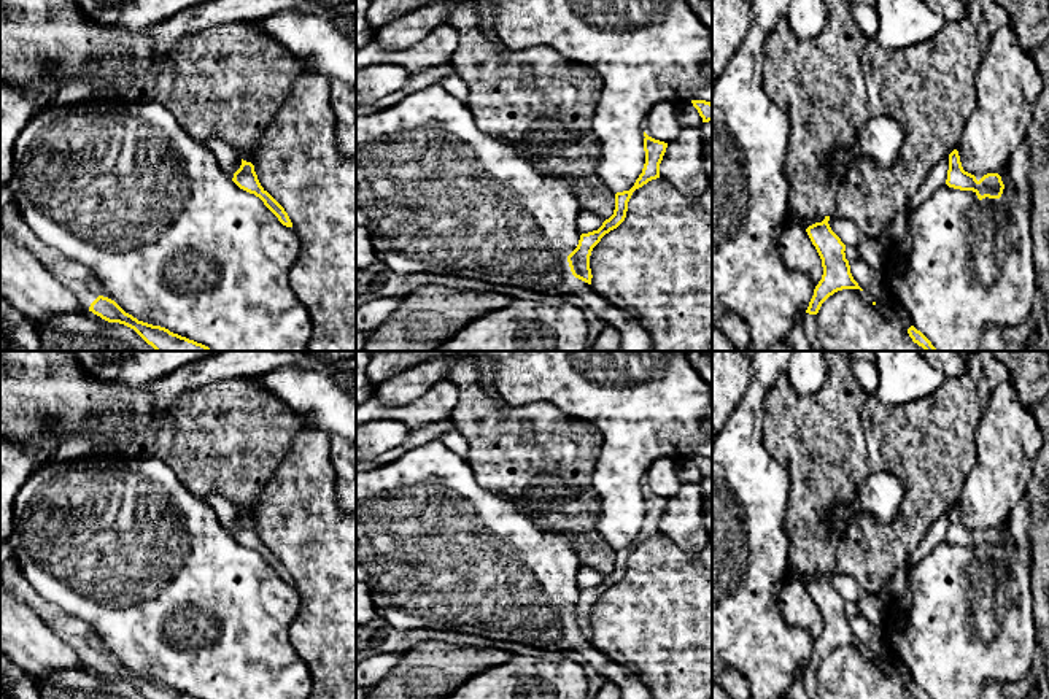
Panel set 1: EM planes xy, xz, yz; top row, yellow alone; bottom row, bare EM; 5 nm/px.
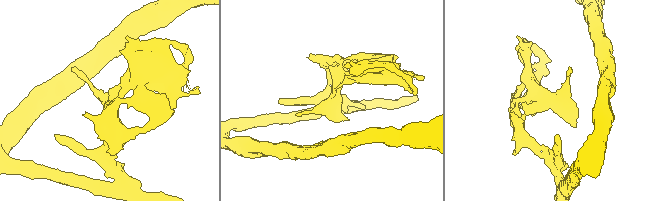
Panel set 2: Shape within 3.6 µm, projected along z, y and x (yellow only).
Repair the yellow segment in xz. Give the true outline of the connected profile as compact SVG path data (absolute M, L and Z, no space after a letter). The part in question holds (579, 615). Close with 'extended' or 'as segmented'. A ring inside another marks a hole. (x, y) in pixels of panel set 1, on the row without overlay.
M645 488L644 492L645 519L634 542L629 546L615 550L614 570L606 575L598 586L582 589L577 604L567 612L572 631L588 640L591 640L593 634L590 624L590 612L593 604L601 597L606 589L617 585L625 577L628 558L633 548L648 537L660 534L660 519L666 508L668 499L648 492Z | as segmented

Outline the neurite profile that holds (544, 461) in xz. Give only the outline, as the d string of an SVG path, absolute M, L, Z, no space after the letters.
M467 357L448 370L447 380L459 389L450 419L469 442L467 462L478 485L512 497L518 510L542 529L564 534L574 545L580 566L590 566L602 577L609 575L615 566L615 548L598 531L601 502L593 480L602 451L601 431L594 424L569 419L548 402L499 408L478 383L477 367Z

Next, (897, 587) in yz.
M949 510L935 519L925 534L922 543L909 554L908 561L893 573L887 586L877 596L884 610L888 610L908 591L909 567L928 556L939 543L946 540L949 526Z

